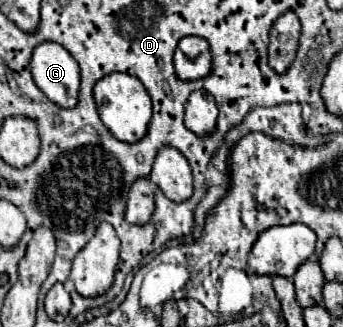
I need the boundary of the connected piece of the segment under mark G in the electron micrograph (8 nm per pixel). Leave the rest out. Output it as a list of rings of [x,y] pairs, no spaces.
[[[39,43],[31,57],[35,85],[59,107],[75,107],[79,91],[79,65],[59,43]]]

